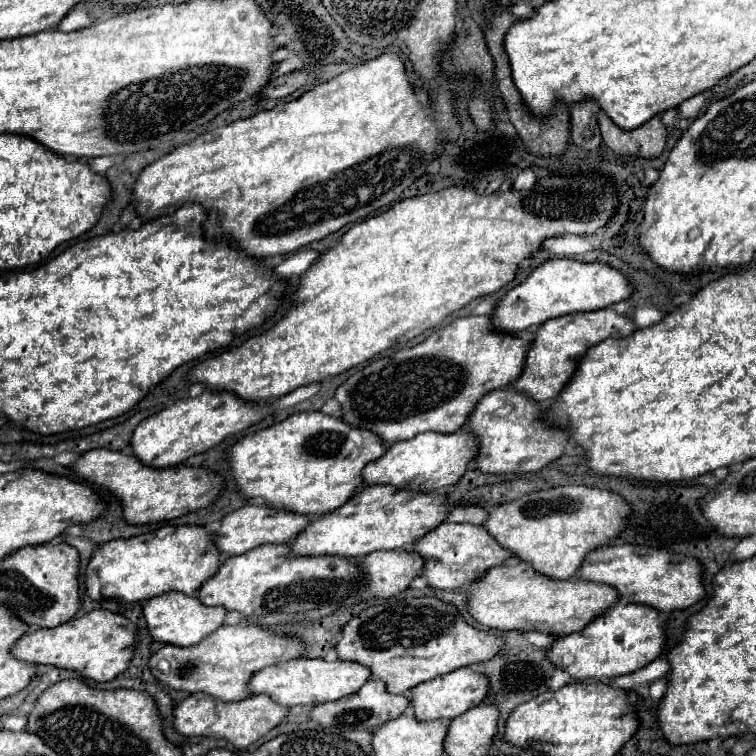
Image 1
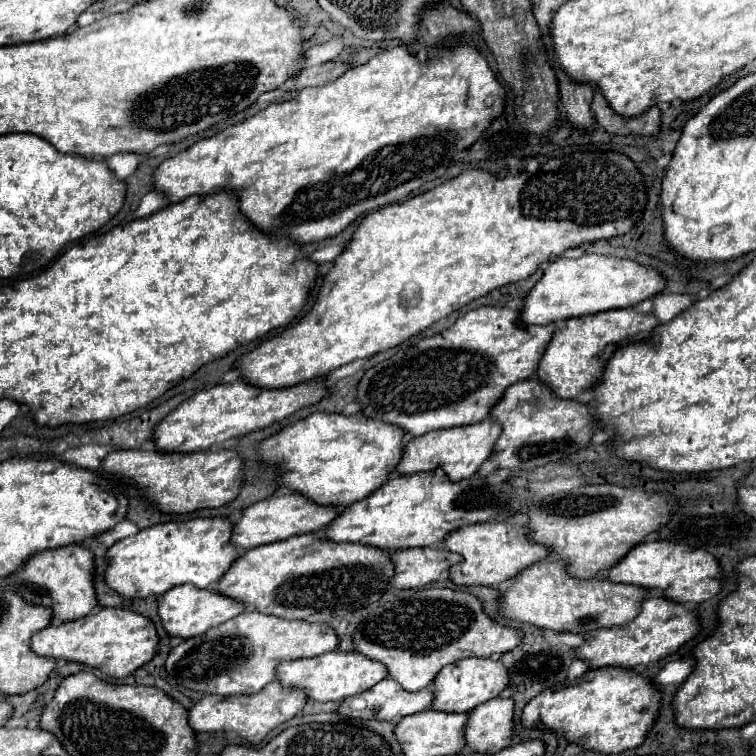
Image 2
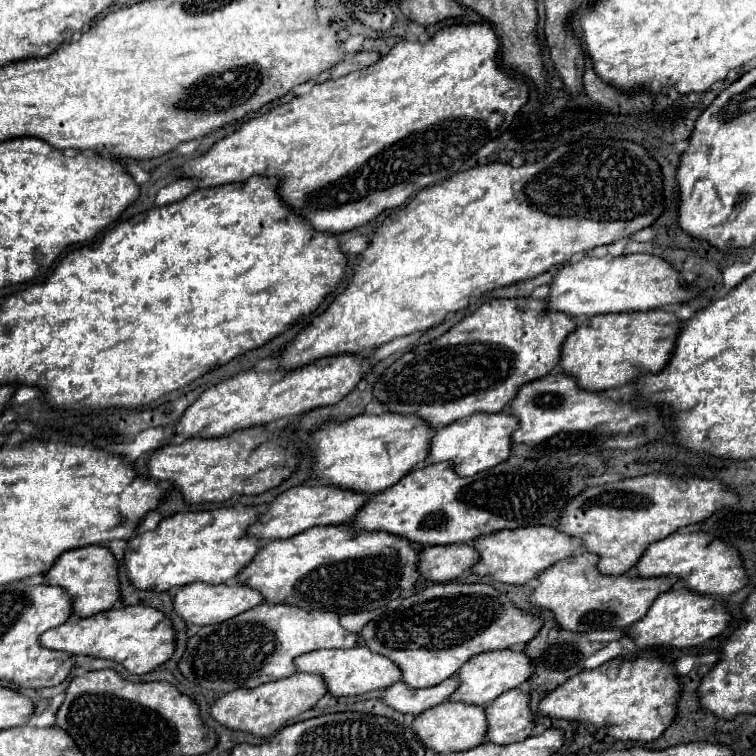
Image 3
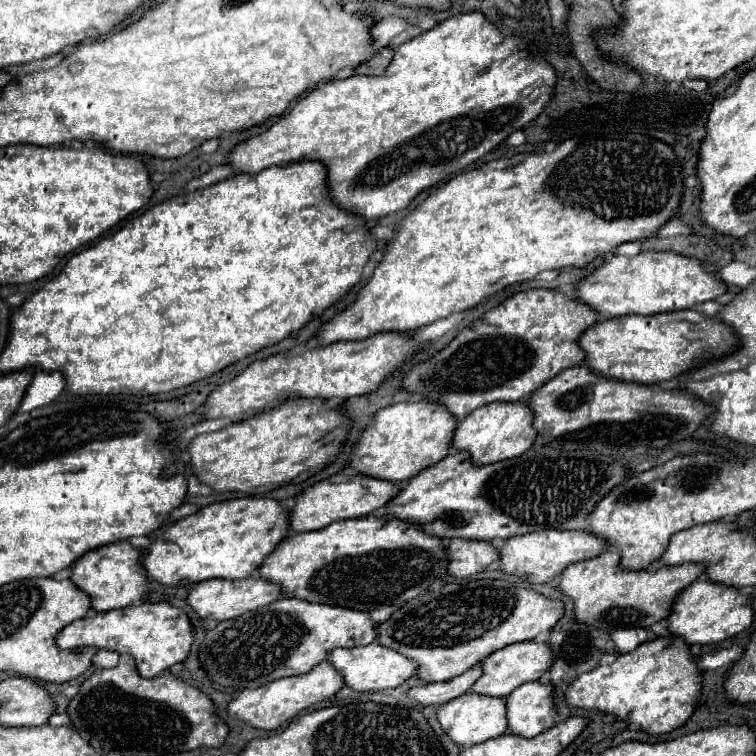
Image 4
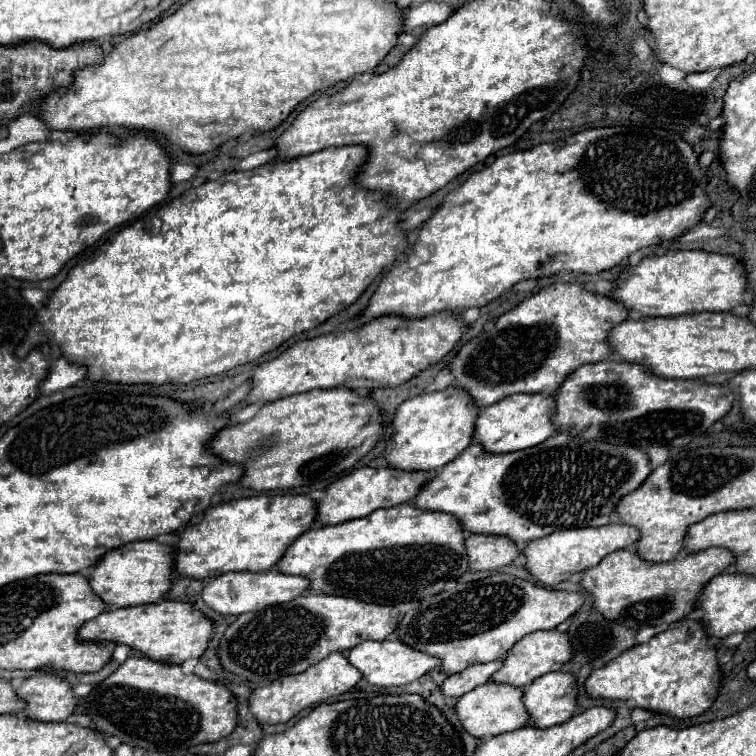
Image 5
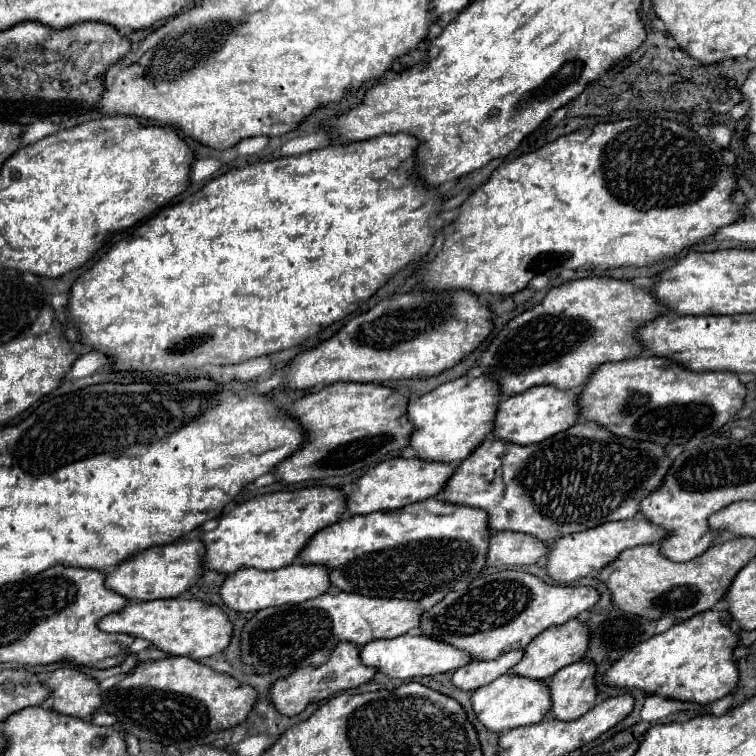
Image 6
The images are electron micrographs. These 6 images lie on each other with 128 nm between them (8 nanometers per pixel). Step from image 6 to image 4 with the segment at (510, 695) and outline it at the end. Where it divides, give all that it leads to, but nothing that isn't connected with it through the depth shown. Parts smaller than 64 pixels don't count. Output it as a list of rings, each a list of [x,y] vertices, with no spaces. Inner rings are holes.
[[[466,692],[458,696],[456,700],[450,700],[438,708],[438,720],[442,728],[446,730],[448,738],[452,738],[456,744],[462,748],[474,746],[480,742],[486,742],[490,738],[502,736],[508,732],[508,722],[506,722],[506,698],[494,698],[494,696],[484,696],[476,692]]]

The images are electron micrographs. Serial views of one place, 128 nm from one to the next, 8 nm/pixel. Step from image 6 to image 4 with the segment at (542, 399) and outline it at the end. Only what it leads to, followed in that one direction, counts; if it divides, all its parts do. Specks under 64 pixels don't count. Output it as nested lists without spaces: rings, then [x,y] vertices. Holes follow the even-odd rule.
[[[492,402],[474,410],[458,424],[452,446],[470,452],[474,464],[492,464],[524,454],[534,440],[536,430],[532,428],[532,410],[528,408],[528,402]]]

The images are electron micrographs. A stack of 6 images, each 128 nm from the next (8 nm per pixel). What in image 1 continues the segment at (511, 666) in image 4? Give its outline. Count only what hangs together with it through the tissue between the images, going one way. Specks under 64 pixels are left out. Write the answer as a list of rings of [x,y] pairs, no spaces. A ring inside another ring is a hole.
[[[470,666],[456,668],[450,674],[432,678],[430,682],[422,682],[420,686],[410,690],[410,706],[414,708],[414,716],[418,720],[452,720],[466,710],[480,706],[488,696],[488,678],[482,672],[472,670]]]

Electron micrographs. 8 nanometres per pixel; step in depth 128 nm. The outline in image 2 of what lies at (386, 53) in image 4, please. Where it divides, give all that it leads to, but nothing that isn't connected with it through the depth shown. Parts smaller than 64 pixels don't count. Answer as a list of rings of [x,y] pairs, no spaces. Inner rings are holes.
[[[326,62],[320,66],[304,68],[300,72],[300,76],[296,76],[292,82],[294,82],[296,90],[302,90],[306,86],[324,86],[324,84],[330,84],[332,80],[340,78],[348,68],[350,68],[350,64],[344,64],[344,62]]]

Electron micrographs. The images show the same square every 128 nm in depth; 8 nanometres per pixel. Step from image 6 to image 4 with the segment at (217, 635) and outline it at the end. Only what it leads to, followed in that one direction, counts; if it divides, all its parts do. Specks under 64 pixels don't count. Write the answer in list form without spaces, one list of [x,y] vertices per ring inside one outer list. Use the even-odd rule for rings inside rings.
[[[142,602],[128,606],[124,610],[108,610],[104,614],[94,612],[82,620],[76,620],[58,634],[56,642],[60,648],[90,646],[96,650],[114,650],[120,654],[132,654],[138,664],[140,676],[154,678],[156,674],[168,670],[170,666],[186,660],[194,642],[194,626],[186,612],[168,602],[156,602],[156,604]]]

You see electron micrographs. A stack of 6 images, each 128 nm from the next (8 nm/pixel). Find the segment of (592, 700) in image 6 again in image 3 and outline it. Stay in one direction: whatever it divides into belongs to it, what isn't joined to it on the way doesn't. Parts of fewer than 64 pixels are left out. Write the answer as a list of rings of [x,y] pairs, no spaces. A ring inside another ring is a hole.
[[[518,688],[504,692],[492,704],[488,704],[486,714],[490,726],[486,740],[492,744],[512,744],[526,740],[536,726],[530,712],[528,692]]]

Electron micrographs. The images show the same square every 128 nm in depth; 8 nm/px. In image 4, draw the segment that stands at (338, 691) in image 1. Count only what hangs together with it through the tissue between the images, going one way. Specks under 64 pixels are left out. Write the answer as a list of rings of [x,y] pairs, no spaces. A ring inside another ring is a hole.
[[[368,644],[368,646],[356,646],[356,648],[336,648],[330,652],[328,660],[342,672],[346,686],[360,690],[360,692],[370,692],[370,690],[386,690],[386,688],[396,688],[404,680],[412,678],[416,674],[416,660],[408,660],[402,654],[390,652],[382,644]]]

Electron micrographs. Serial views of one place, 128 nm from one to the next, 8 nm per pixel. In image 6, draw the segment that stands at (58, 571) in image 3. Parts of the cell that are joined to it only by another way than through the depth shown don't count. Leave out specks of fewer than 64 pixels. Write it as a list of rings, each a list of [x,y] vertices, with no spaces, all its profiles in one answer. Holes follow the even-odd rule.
[[[178,540],[168,546],[148,548],[130,560],[122,562],[114,572],[106,574],[106,588],[126,596],[128,600],[156,600],[156,598],[176,598],[188,592],[204,574],[202,556],[206,548],[200,540]]]

